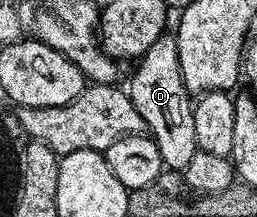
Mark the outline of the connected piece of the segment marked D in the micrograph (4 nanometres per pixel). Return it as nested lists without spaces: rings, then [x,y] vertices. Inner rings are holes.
[[[166,33],[136,60],[133,76],[129,79],[127,90],[129,100],[139,109],[148,134],[159,145],[159,157],[163,157],[165,167],[170,171],[184,172],[186,165],[198,151],[195,141],[194,100],[185,88],[183,75],[179,69],[179,45],[176,34]]]

